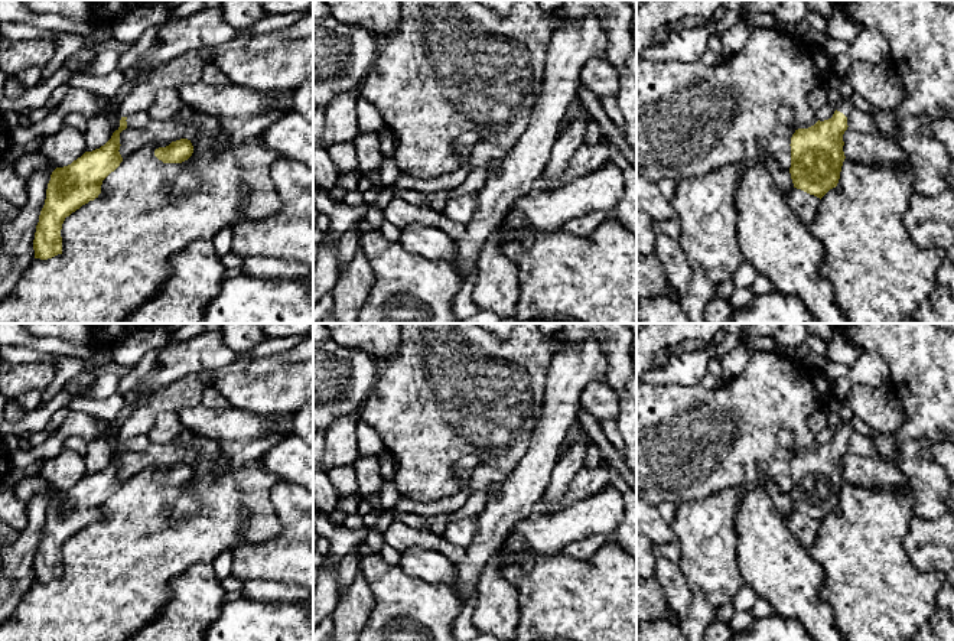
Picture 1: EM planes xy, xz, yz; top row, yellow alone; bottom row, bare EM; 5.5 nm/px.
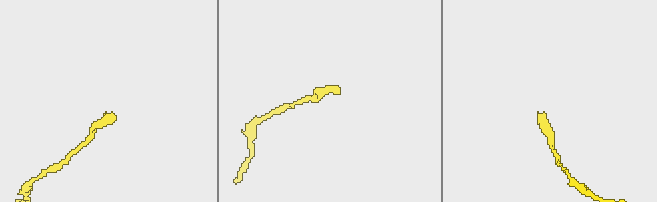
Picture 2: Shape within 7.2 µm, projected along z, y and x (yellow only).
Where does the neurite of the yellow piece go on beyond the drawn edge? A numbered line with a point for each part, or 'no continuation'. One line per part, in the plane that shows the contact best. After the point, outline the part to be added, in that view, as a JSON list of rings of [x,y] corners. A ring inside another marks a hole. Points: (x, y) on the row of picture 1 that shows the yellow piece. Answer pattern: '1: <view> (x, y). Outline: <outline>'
1: yz (845, 106). Outline: [[[841,97],[840,101],[836,104],[836,110],[843,113],[846,117],[849,117],[853,108],[854,108],[854,104],[852,98]]]

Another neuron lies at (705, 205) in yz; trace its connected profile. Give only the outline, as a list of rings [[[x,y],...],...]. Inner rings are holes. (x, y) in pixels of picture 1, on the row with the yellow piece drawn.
[[[759,159],[725,165],[677,182],[671,205],[681,225],[678,243],[690,269],[700,267],[710,283],[730,280],[745,261],[736,228],[736,188],[739,175],[755,165],[766,166],[785,193],[794,189],[788,169]]]

